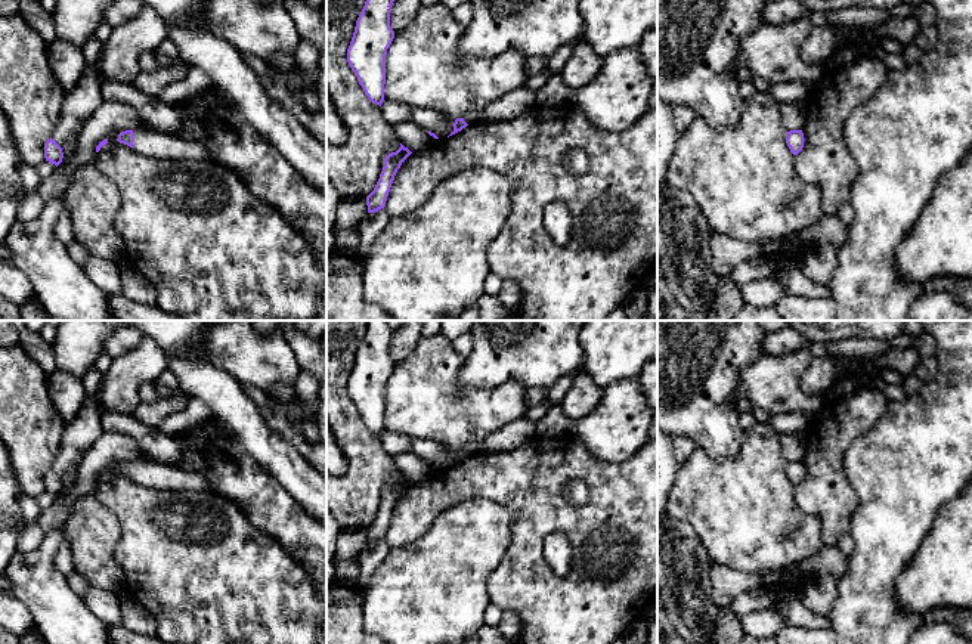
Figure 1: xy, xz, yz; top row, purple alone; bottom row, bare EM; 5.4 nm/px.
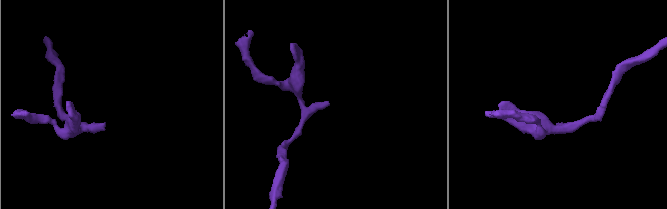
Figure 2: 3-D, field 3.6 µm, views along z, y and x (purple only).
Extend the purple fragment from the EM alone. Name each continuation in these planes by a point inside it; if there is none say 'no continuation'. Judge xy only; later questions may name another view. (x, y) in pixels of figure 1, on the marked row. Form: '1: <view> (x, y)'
1: xy (149, 142)

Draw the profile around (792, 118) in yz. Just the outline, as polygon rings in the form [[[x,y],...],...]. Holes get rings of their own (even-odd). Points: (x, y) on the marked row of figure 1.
[[[781,103],[778,105],[781,114],[781,124],[786,131],[802,130],[804,127],[804,114],[801,103]]]

